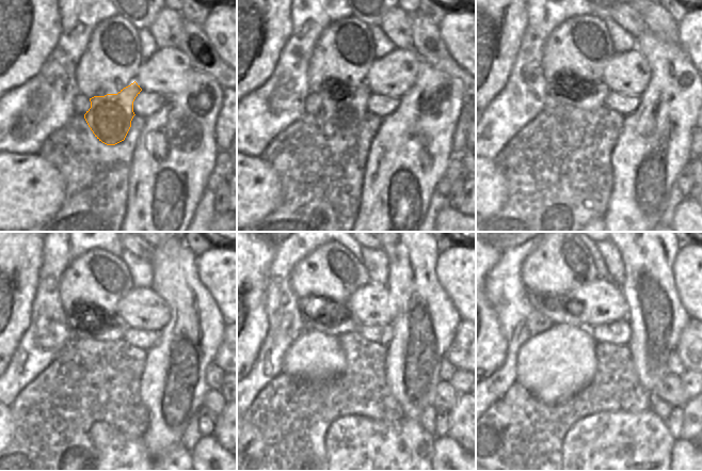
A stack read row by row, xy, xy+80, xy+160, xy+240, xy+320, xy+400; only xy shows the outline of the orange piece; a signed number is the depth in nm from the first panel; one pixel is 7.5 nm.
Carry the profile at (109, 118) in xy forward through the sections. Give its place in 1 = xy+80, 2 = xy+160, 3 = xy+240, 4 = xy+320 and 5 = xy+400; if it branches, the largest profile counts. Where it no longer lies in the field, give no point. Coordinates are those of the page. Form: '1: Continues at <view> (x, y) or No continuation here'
1: Continues at xy+80 (348, 109)
2: Continues at xy+160 (587, 98)
3: Continues at xy+240 (105, 330)
4: Continues at xy+320 (316, 315)
5: Continues at xy+400 (556, 308)

